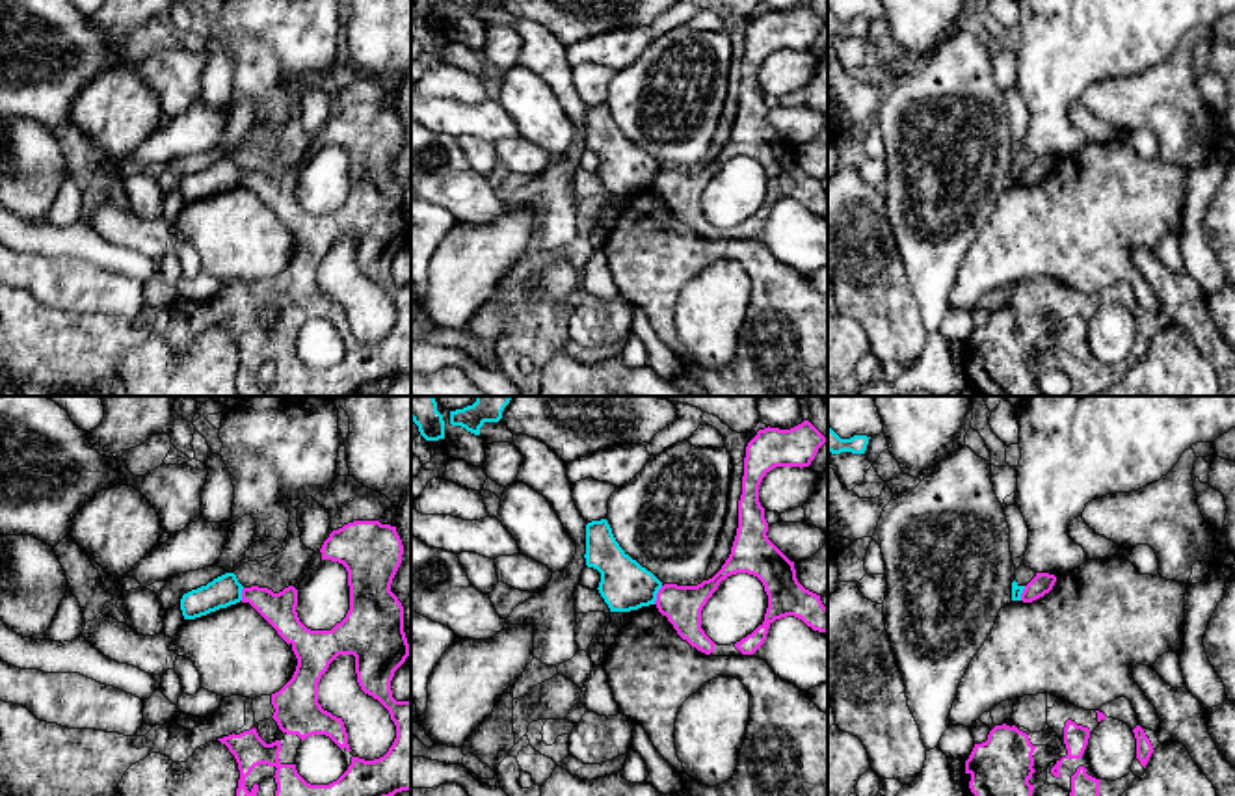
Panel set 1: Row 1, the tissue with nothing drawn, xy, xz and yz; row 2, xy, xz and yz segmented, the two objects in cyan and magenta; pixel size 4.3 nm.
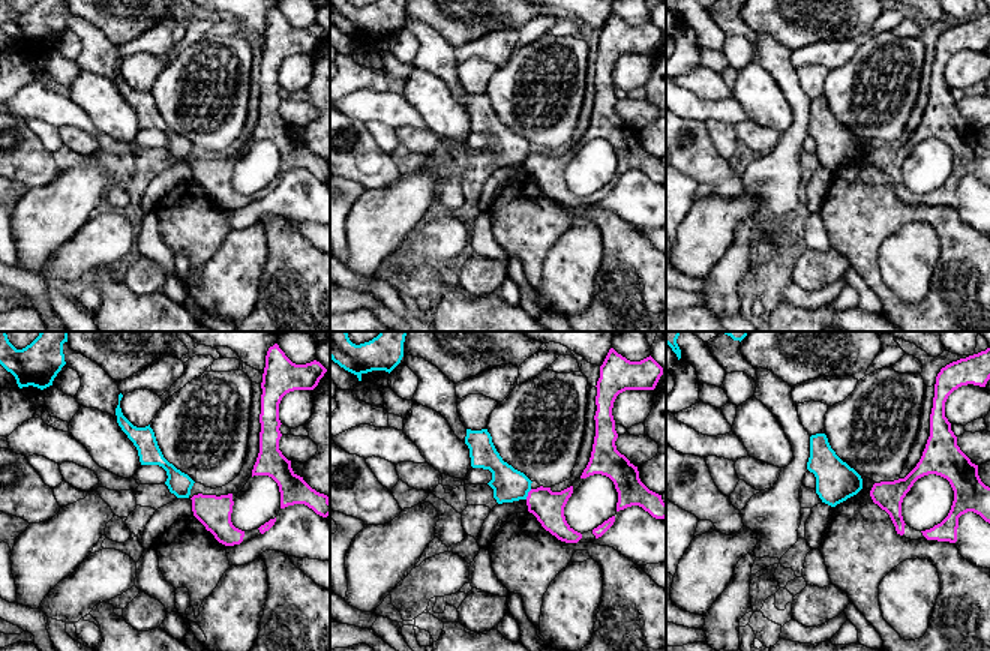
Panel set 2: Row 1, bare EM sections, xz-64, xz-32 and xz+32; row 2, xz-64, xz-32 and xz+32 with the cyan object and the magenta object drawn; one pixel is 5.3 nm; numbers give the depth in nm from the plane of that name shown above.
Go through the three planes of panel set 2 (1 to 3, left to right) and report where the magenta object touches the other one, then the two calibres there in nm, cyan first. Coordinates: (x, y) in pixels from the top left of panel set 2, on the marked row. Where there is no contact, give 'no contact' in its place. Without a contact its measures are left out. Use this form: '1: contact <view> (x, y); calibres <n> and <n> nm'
1: no contact
2: contact xz-32 (527, 494); calibres 180 and 170 nm
3: no contact

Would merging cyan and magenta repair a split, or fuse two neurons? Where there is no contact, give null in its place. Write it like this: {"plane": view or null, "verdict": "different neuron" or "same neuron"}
{"plane": "xz", "verdict": "different neuron"}

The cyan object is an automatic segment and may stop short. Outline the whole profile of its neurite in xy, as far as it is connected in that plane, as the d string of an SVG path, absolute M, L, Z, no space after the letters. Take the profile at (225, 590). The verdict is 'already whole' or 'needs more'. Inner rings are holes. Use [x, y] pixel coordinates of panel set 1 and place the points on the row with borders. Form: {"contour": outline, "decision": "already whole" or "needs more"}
{"contour": "M225 573L206 586L184 593L180 599L182 616L184 619L195 619L236 604L242 601L242 590L244 586L238 582L236 575Z", "decision": "already whole"}

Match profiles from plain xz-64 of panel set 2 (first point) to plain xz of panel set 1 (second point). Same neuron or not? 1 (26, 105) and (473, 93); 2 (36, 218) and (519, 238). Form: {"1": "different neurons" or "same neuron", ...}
{"1": "different neurons", "2": "same neuron"}

